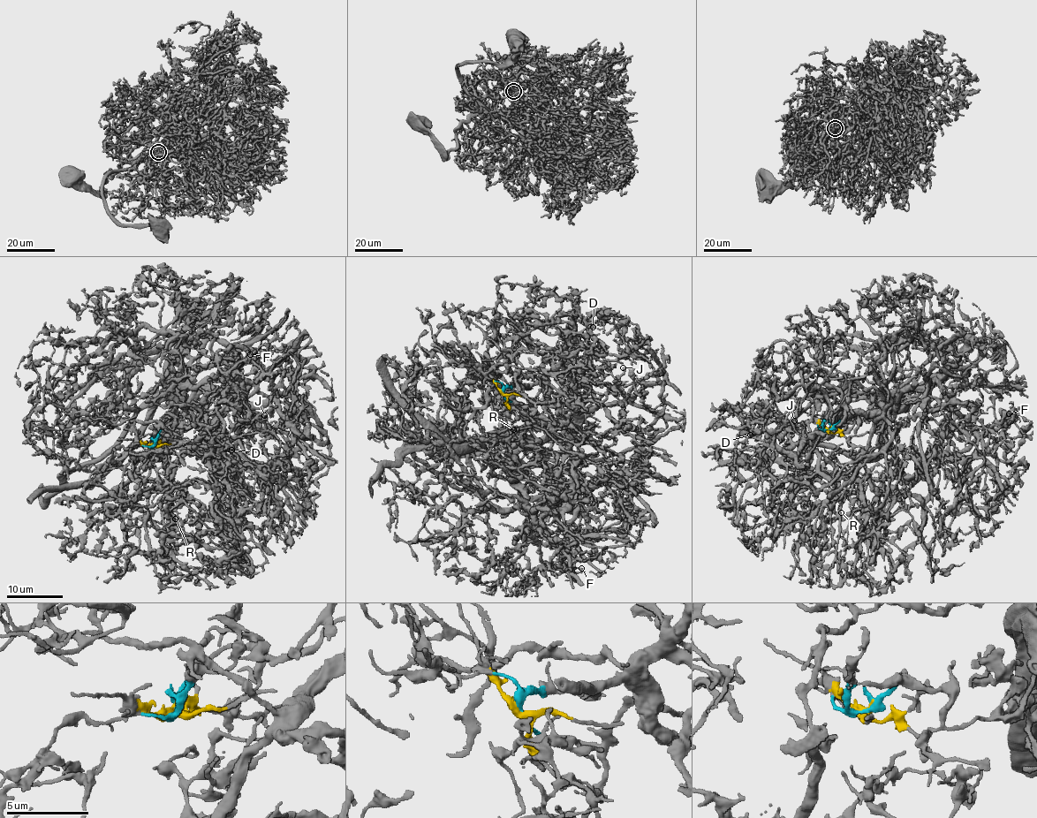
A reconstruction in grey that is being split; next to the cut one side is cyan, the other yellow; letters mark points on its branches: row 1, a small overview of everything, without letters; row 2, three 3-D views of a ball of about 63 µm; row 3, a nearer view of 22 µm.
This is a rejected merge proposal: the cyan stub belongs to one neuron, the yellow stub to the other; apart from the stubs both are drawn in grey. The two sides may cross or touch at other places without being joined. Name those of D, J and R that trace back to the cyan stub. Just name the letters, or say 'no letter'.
D, J

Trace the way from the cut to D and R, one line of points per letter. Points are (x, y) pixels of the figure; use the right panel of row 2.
D: (829, 430), (843, 417), (825, 421), (832, 395), (818, 397), (777, 436), (778, 417), (770, 413), (750, 435)
R: (829, 430), (844, 436), (851, 452), (861, 453), (861, 461), (853, 471), (858, 481), (846, 489), (840, 512)

